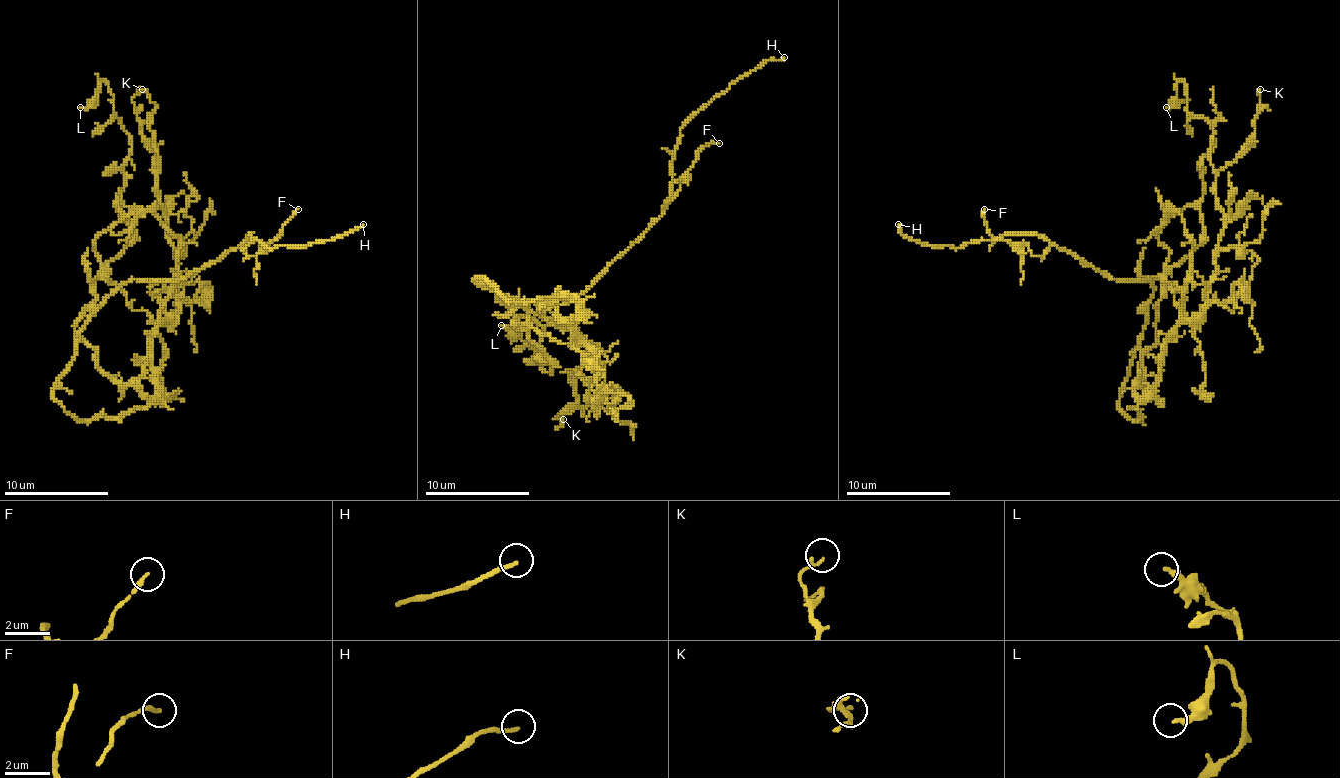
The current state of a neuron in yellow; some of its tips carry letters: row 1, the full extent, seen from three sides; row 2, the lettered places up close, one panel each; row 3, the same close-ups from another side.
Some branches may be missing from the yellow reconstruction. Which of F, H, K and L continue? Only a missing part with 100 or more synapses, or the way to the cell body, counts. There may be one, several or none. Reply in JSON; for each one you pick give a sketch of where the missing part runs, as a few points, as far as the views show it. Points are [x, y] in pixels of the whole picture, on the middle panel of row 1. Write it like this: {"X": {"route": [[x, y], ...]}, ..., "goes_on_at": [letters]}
{"goes_on_at": ["H"]}

